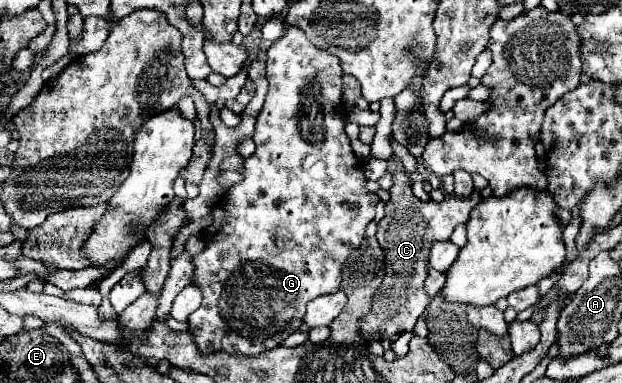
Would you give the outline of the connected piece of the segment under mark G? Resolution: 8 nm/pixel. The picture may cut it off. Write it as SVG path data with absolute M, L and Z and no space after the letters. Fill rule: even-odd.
M286 28L284 36L278 38L270 48L268 48L268 62L266 62L266 78L268 81L268 91L264 108L256 120L256 130L254 130L254 144L256 152L244 160L244 180L240 184L234 184L226 195L216 202L216 208L212 212L214 222L202 232L202 238L206 242L206 248L192 258L194 264L194 282L200 284L204 300L196 312L190 314L188 318L188 328L190 334L194 336L194 342L202 352L214 352L214 350L224 350L228 354L244 354L244 356L258 356L266 350L272 350L282 344L284 338L288 338L294 330L300 328L302 318L306 314L306 304L322 294L332 294L338 292L340 282L342 282L342 264L346 258L352 254L362 244L366 226L370 220L374 220L374 206L378 202L378 196L374 192L366 190L366 176L362 172L362 164L356 160L350 140L344 132L344 110L342 108L342 66L340 60L328 52L322 52L320 48L314 48L310 40L306 40L306 34L300 28Z

